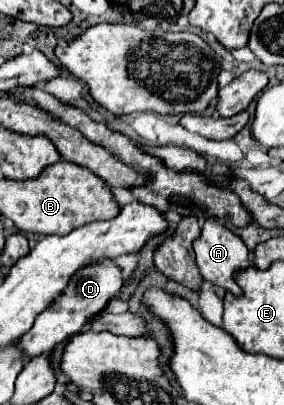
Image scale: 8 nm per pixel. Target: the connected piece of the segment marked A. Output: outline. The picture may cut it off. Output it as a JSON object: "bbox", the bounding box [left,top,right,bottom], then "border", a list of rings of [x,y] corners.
{"bbox":[193,219,249,295],"border":[[[207,219],[203,225],[203,231],[201,231],[201,237],[193,243],[193,249],[195,249],[195,257],[197,257],[197,267],[205,281],[209,281],[217,287],[223,287],[225,291],[229,291],[233,295],[241,295],[241,287],[235,281],[235,273],[249,267],[249,249],[245,247],[241,237],[231,233],[219,221]]]}

